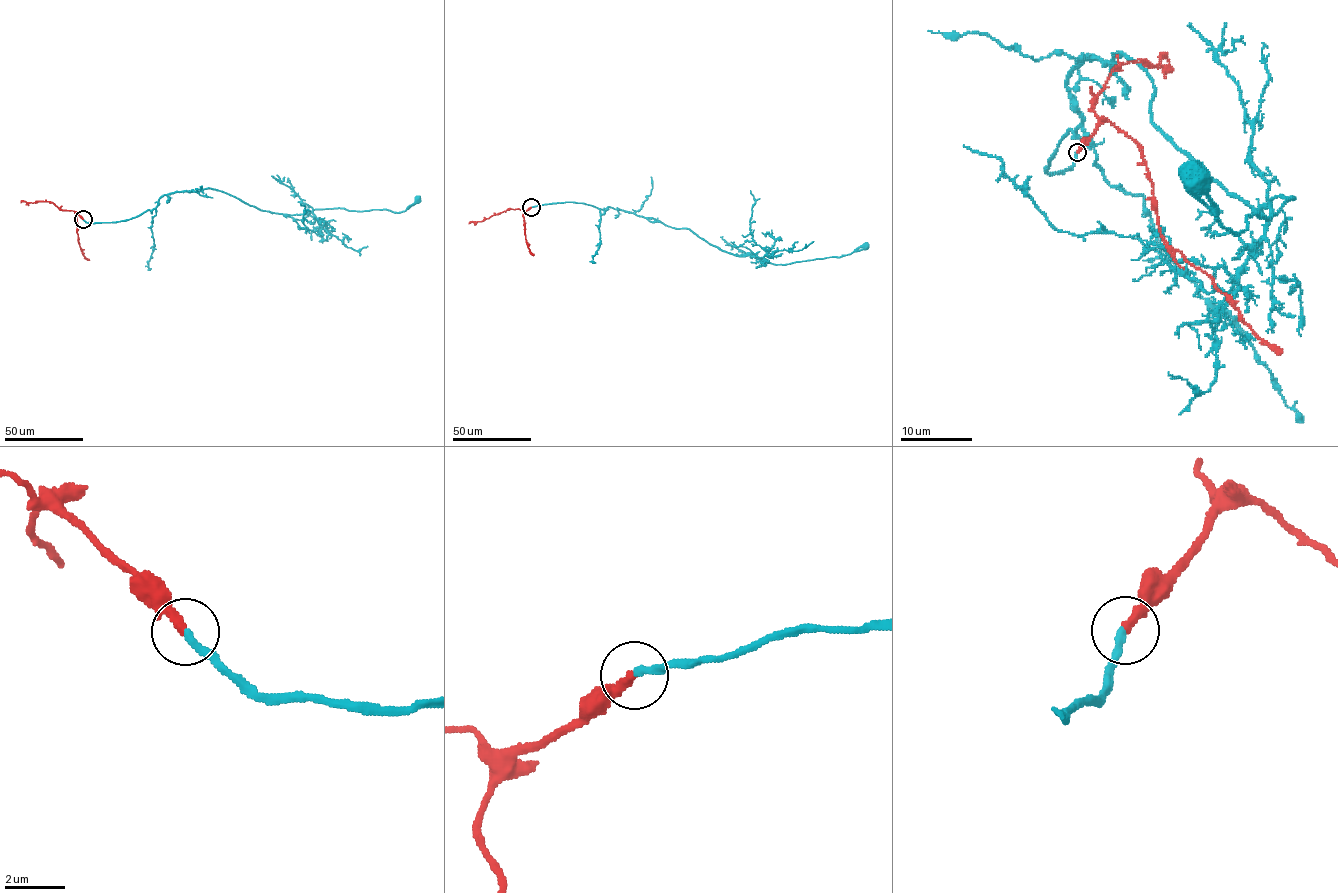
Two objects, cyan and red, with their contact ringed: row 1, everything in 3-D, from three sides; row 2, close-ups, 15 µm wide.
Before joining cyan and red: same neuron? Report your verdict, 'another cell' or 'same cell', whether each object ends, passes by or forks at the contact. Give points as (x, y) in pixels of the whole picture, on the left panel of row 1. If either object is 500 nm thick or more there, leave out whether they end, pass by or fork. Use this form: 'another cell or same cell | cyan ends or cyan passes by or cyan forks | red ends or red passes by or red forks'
same cell | cyan ends | red ends

